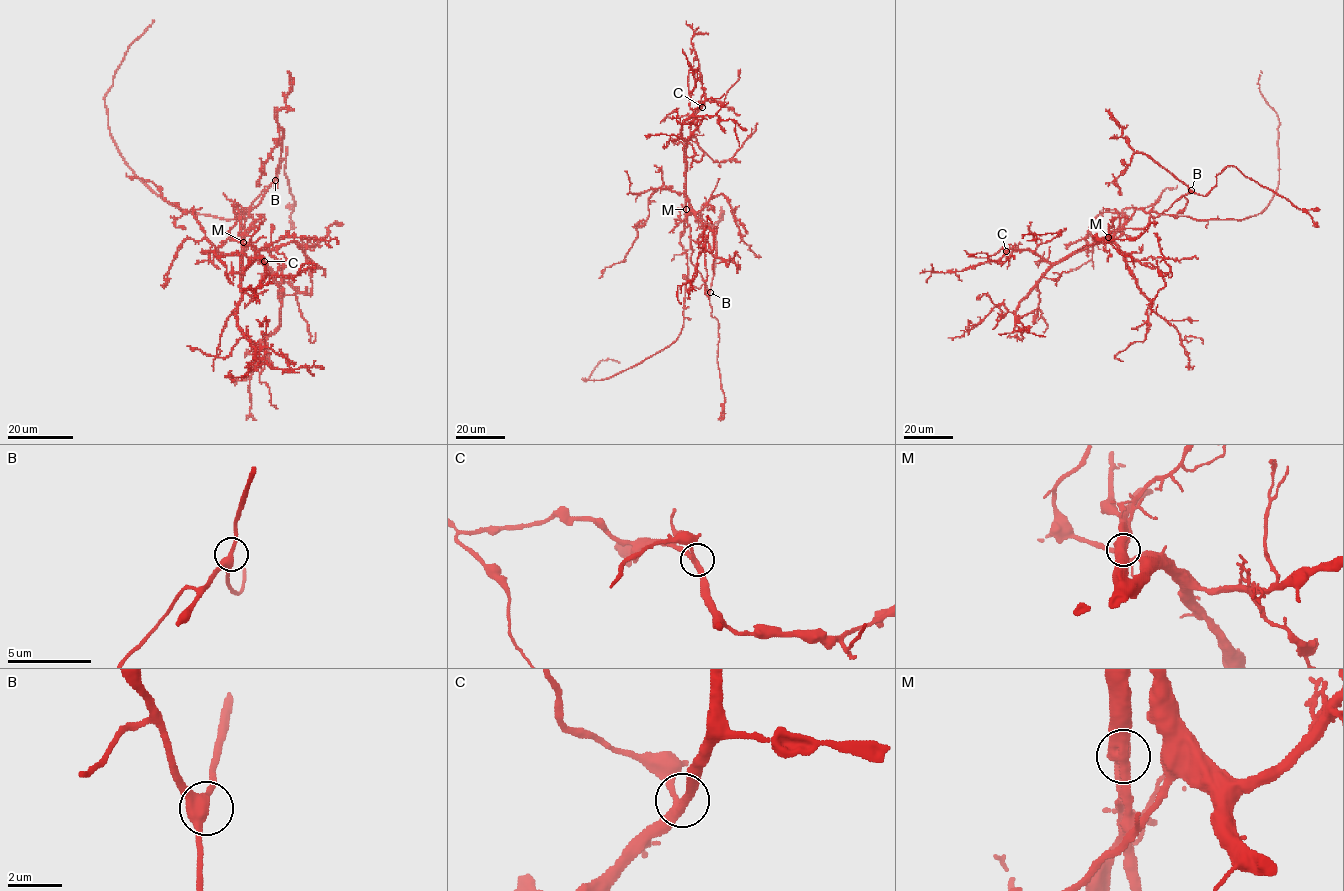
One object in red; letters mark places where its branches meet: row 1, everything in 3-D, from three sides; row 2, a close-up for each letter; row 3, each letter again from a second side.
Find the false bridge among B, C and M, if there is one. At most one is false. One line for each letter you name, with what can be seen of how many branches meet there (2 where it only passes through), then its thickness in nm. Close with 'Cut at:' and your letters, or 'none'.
Cut at: none

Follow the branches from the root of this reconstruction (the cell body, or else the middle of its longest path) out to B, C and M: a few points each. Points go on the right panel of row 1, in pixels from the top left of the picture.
B: (1168, 215), (1176, 215), (1185, 207), (1188, 201), (1183, 195), (1191, 190)
C: (1168, 215), (1137, 209), (1121, 229), (1054, 263), (1047, 263), (1028, 250), (1006, 251)
M: (1168, 215), (1137, 209), (1121, 229), (1108, 236)

